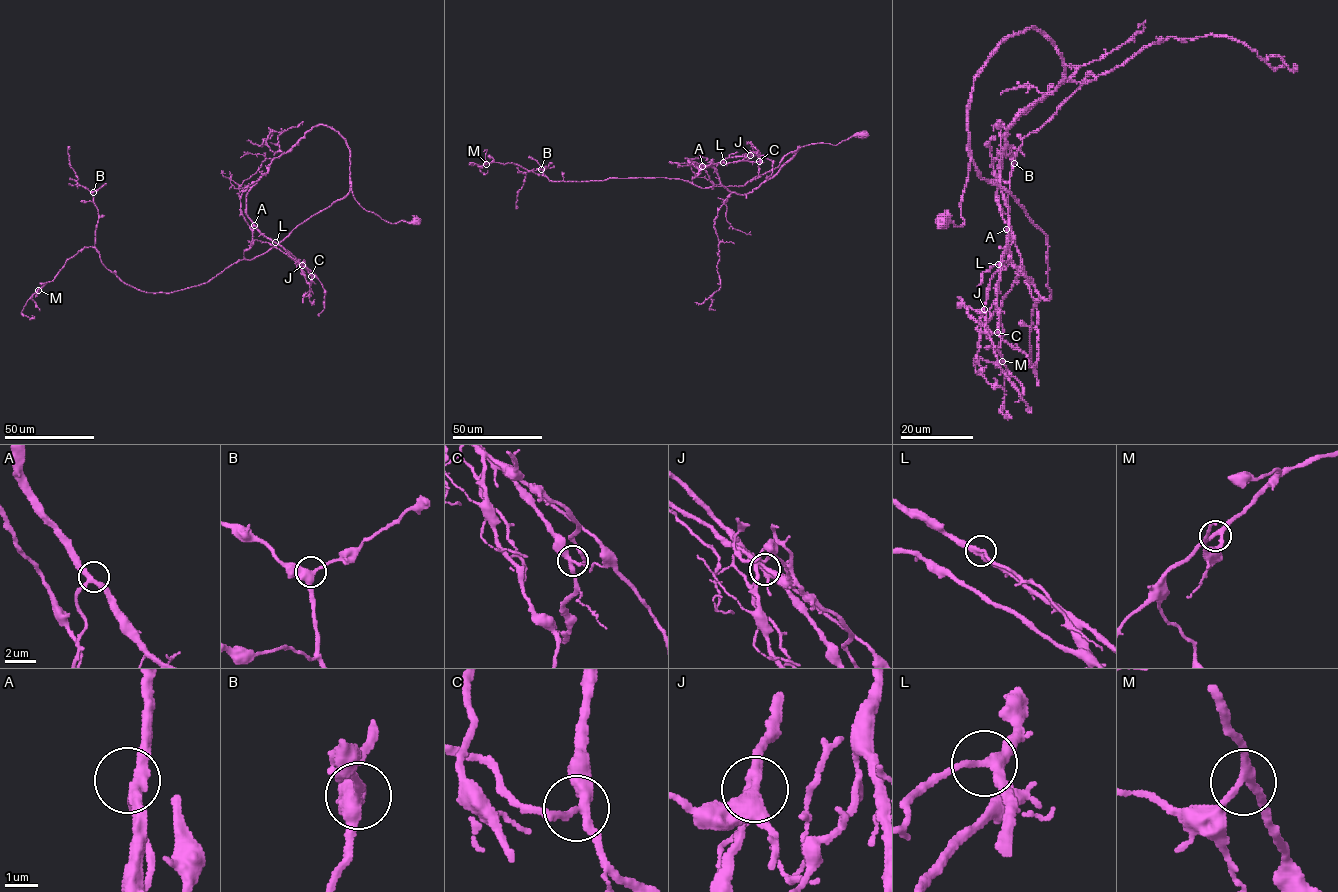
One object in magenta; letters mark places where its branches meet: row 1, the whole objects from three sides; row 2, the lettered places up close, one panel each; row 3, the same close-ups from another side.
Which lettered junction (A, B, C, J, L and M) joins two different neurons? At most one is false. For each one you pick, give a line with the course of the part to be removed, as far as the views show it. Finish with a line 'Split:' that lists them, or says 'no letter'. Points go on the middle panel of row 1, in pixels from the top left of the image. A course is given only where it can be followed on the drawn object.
Split: no letter

